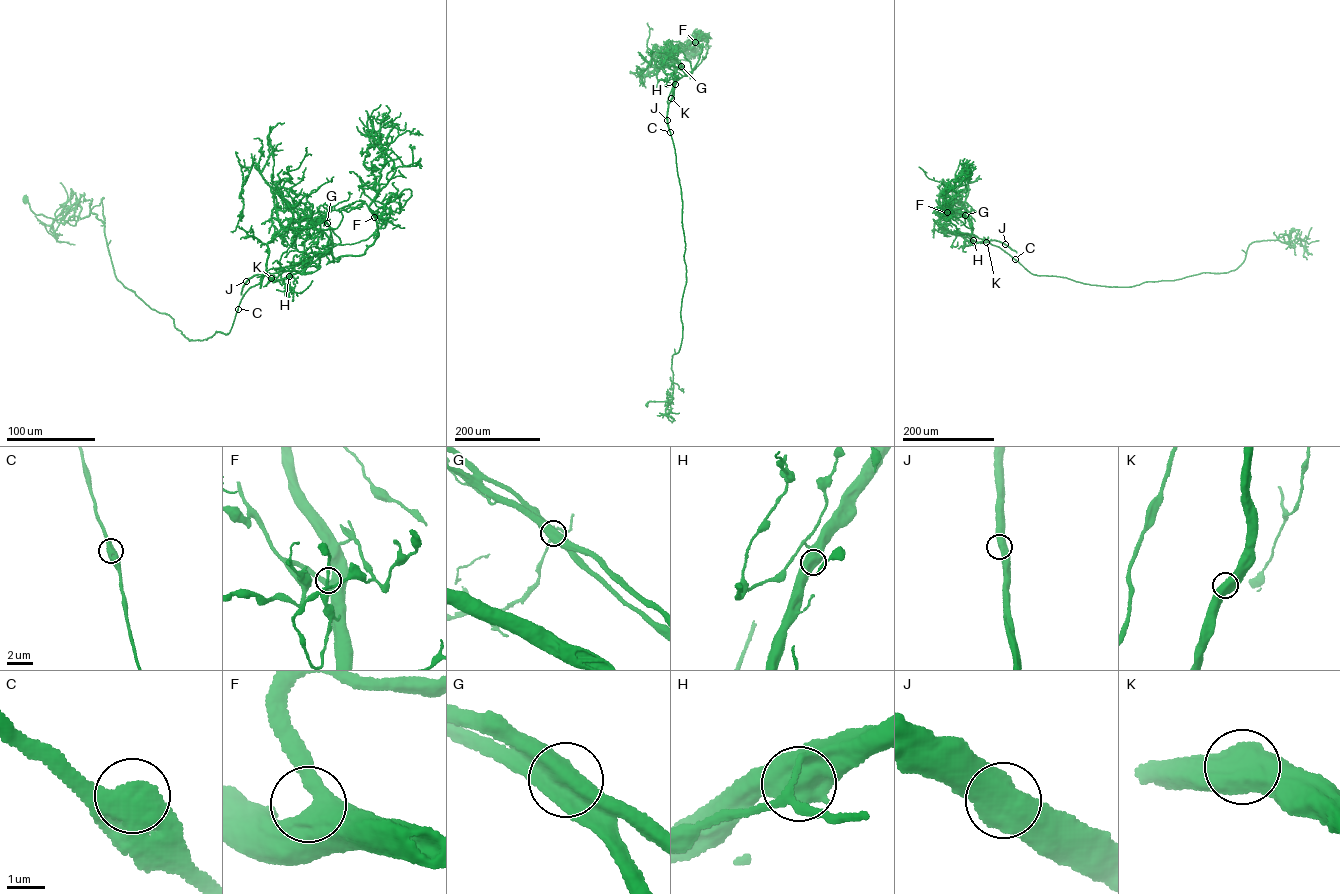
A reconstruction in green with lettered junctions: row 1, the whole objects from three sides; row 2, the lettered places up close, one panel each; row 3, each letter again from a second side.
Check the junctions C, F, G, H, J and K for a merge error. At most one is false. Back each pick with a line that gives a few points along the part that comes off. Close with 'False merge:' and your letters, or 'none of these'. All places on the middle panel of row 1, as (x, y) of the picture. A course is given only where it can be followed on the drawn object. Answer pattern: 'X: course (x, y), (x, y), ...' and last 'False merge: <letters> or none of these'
G: course (681, 66), (692, 71), (676, 81), (667, 101), (686, 281), (665, 413), (679, 413)
False merge: G

